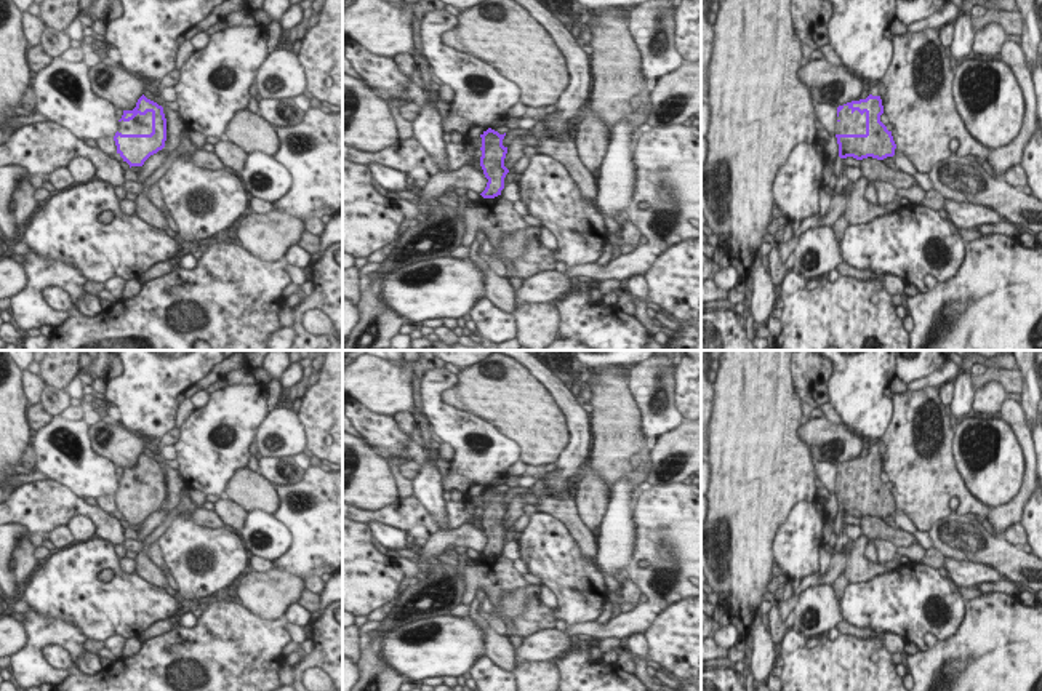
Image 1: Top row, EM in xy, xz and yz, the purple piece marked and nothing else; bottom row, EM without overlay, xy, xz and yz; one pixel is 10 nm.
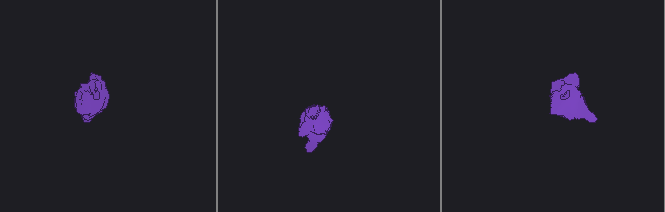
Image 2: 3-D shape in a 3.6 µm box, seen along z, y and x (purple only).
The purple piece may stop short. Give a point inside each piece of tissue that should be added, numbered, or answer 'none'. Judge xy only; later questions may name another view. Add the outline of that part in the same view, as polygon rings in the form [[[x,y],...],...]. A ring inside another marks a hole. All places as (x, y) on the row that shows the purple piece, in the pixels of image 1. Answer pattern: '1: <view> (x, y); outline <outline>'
1: xy (141, 123); outline [[[152,112],[136,115],[130,122],[118,122],[118,133],[122,134],[150,134],[152,133]]]

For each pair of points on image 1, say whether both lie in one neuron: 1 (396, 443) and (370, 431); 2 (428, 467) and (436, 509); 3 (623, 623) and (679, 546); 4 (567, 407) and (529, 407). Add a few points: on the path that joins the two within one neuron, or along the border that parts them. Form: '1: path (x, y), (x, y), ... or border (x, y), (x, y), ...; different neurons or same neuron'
1: path (389, 440), (376, 431); same neuron
2: path (428, 477), (431, 499); same neuron
3: path (650, 602), (636, 560), (650, 549); same neuron
4: border (535, 378), (565, 419), (567, 443); different neurons

